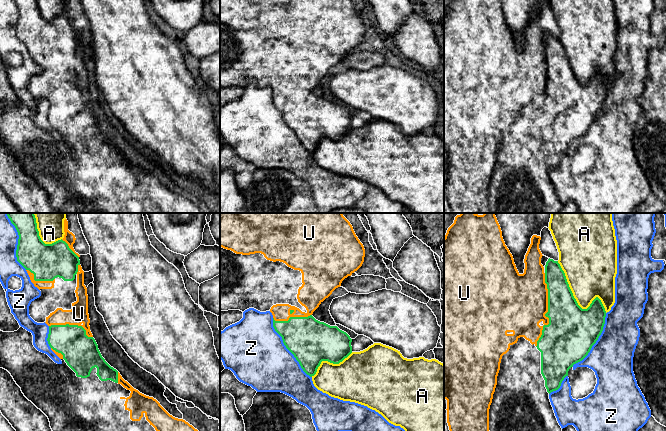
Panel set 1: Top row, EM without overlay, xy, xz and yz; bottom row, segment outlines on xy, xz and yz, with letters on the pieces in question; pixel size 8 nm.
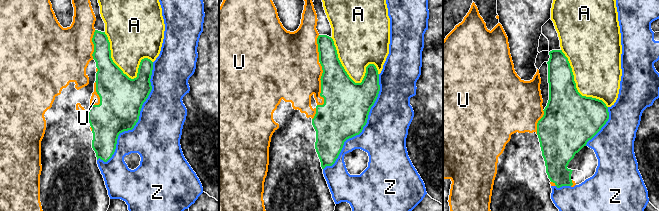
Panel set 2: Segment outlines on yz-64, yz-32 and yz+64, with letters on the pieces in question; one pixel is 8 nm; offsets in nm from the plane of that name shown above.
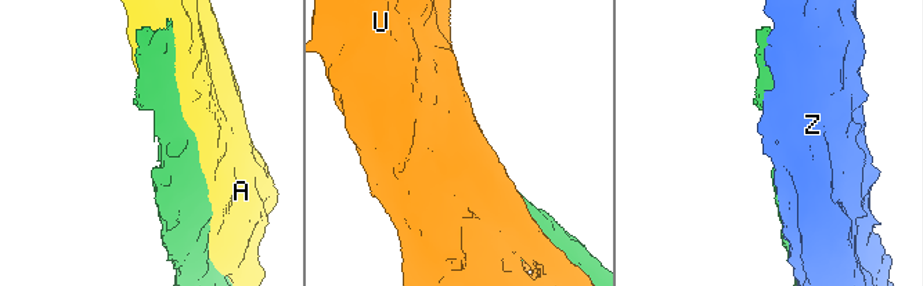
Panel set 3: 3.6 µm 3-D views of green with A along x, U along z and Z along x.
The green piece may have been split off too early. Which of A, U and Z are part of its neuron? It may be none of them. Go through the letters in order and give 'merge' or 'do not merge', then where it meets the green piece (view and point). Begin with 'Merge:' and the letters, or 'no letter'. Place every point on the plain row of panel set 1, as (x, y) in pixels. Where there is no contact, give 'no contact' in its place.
Merge: no letter
A: do not merge; contact yz (575, 76)
U: do not merge; contact yz (548, 87)
Z: do not merge; contact xz (286, 123)

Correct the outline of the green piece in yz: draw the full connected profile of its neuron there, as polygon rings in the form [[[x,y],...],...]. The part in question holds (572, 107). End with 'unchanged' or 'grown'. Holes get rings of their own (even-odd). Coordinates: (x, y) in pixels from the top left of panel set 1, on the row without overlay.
[[[549,34],[544,49],[548,65],[548,88],[545,92],[549,94],[549,100],[543,102],[536,121],[520,113],[502,132],[489,185],[489,207],[492,213],[559,213],[562,204],[549,170],[560,164],[569,145],[588,131],[603,107],[606,87],[598,73],[587,85],[582,85],[558,37]]]; grown

